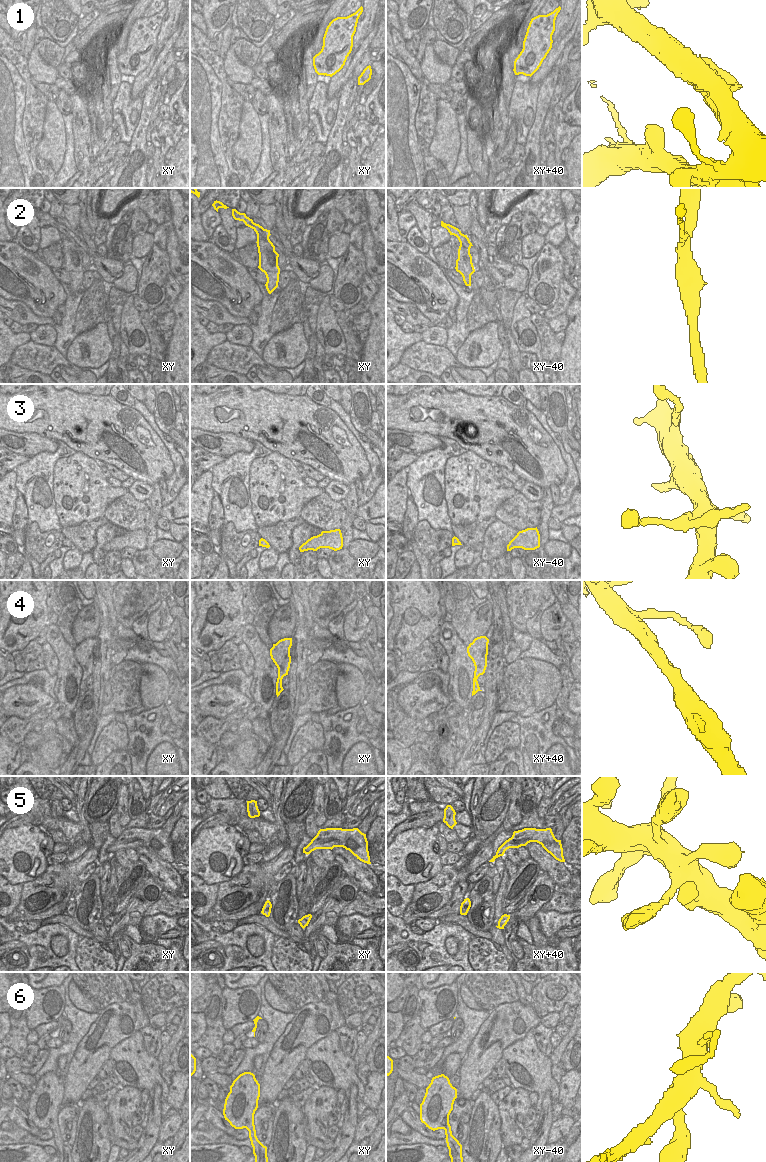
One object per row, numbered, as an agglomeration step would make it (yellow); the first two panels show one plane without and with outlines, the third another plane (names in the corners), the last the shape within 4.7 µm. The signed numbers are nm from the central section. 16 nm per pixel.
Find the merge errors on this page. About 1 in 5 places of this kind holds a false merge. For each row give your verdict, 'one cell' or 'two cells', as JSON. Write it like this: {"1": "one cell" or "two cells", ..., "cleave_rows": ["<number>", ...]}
{"1": "one cell", "2": "two cells", "3": "one cell", "4": "one cell", "5": "one cell", "6": "one cell", "cleave_rows": ["2"]}

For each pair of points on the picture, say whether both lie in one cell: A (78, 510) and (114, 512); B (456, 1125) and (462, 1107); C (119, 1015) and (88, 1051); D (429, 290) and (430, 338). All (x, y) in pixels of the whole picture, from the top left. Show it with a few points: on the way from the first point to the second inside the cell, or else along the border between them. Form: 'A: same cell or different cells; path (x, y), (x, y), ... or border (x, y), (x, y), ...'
A: different cells; border (122, 495), (115, 498), (107, 506), (103, 515)
B: same cell; path (458, 1121), (461, 1111)
C: same cell; path (111, 1027), (106, 1032), (106, 1044), (100, 1048)
D: different cells; border (434, 324), (440, 325)

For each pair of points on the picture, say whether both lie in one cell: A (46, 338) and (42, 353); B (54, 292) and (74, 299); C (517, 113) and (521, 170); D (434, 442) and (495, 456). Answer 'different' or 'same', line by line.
A: different
B: different
C: different
D: different

